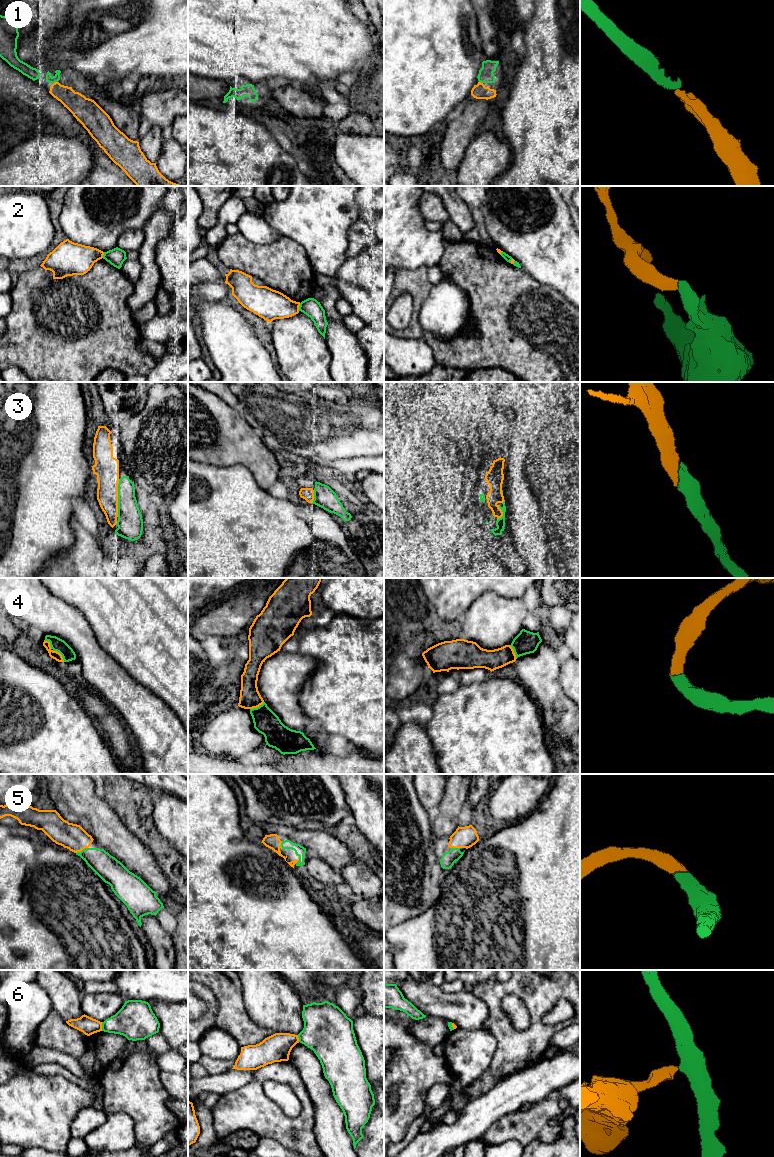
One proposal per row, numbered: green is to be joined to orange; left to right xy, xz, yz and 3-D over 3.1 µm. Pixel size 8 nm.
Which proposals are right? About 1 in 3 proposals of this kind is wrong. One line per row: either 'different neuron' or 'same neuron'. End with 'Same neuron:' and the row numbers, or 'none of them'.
1: same neuron
2: different neuron
3: same neuron
4: same neuron
5: same neuron
6: different neuron
Same neuron: 1, 3, 4, 5

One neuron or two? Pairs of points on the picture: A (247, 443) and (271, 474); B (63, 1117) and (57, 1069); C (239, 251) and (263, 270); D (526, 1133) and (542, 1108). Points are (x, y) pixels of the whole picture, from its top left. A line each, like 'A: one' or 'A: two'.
A: one
B: two
C: one
D: one

